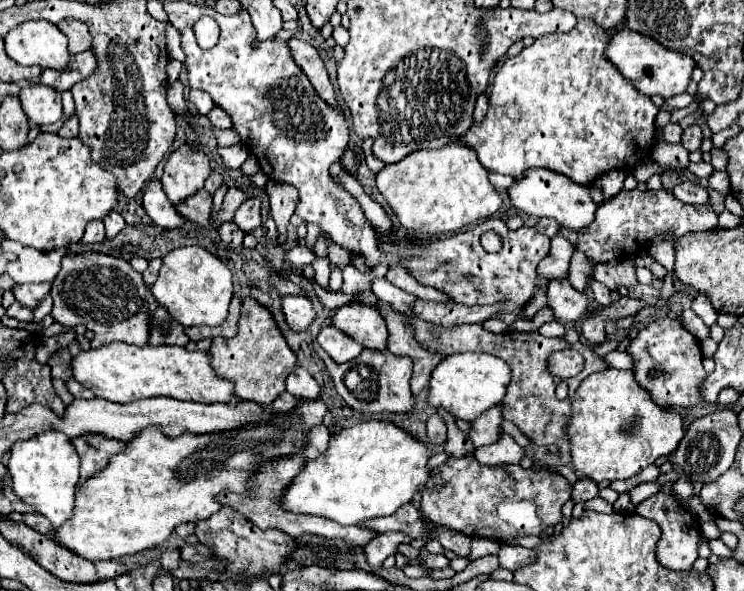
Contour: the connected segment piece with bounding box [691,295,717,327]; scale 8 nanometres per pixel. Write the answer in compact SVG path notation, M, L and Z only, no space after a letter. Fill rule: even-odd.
M697 295L695 299L693 299L693 305L691 305L695 311L697 311L697 315L703 319L703 323L707 325L707 327L713 327L715 325L715 321L717 321L717 311L713 309L713 305L709 303L709 299L705 297L705 295Z

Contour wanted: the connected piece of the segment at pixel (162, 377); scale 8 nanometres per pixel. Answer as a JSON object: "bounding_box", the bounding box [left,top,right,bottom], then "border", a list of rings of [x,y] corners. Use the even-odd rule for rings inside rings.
{"bounding_box":[73,343,239,405],"border":[[[109,343],[99,349],[81,351],[73,357],[73,377],[91,389],[97,397],[109,399],[115,403],[133,403],[147,397],[173,397],[199,403],[227,403],[237,405],[239,397],[235,395],[233,381],[223,379],[211,369],[211,357],[203,351],[187,351],[185,347],[169,345],[125,345]]]}

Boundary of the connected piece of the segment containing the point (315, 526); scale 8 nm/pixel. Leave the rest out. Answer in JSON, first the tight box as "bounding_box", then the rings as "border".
{"bounding_box":[219,453,379,545],"border":[[[297,453],[297,455],[291,455],[291,457],[283,457],[275,463],[267,463],[259,469],[259,473],[253,477],[251,481],[251,493],[249,495],[241,495],[241,493],[231,493],[231,491],[225,491],[225,493],[219,493],[219,499],[223,505],[229,505],[233,507],[235,511],[239,511],[243,517],[247,517],[249,521],[253,521],[257,527],[261,529],[267,529],[267,527],[275,527],[275,529],[281,529],[293,537],[299,537],[301,533],[313,533],[313,535],[321,535],[321,537],[333,537],[333,539],[345,539],[349,541],[349,545],[367,545],[369,541],[373,541],[379,533],[373,531],[373,529],[367,529],[367,527],[343,527],[335,521],[329,521],[325,517],[309,517],[309,515],[301,515],[301,513],[289,513],[283,505],[281,505],[281,499],[283,499],[283,493],[285,489],[289,487],[289,483],[293,481],[293,477],[297,477],[297,473],[301,473],[303,465],[305,465],[305,457],[303,453]]]}

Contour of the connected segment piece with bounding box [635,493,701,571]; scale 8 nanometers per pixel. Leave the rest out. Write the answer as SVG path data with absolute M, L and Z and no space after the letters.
M655 493L649 499L641 501L635 511L647 519L657 521L661 527L661 539L657 541L657 561L671 571L691 569L697 559L697 543L699 543L701 531L699 531L699 523L687 513L687 509L675 497L665 493Z

